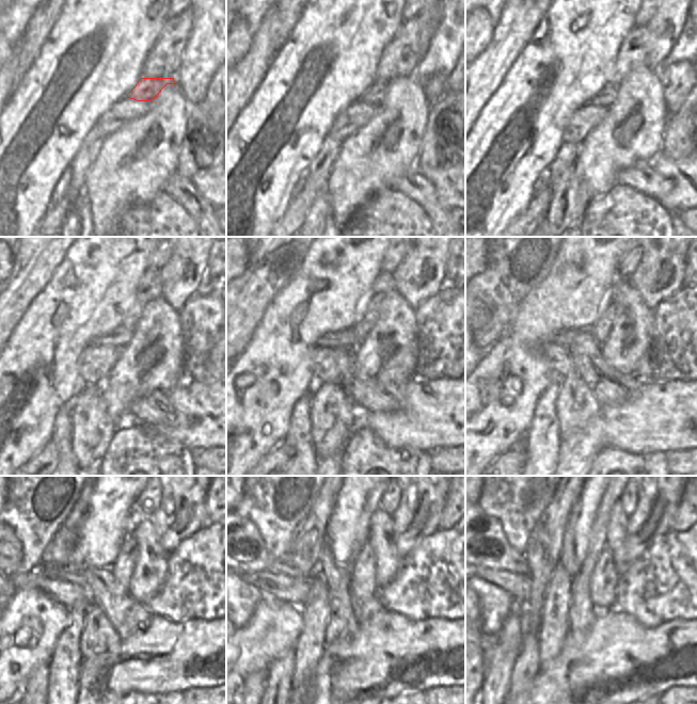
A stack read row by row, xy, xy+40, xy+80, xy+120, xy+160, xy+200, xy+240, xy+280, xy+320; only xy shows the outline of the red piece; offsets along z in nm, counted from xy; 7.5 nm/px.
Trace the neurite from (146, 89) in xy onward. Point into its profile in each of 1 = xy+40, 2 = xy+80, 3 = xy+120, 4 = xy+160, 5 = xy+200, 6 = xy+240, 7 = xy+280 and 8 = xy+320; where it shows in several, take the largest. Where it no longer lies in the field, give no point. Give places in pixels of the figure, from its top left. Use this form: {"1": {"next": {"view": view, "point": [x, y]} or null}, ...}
{"1": {"next": {"view": "xy+40", "point": [374, 95]}}, "2": {"next": {"view": "xy+80", "point": [607, 95]}}, "3": {"next": {"view": "xy+120", "point": [121, 336]}}, "4": {"next": {"view": "xy+160", "point": [346, 339]}}, "5": {"next": {"view": "xy+200", "point": [565, 338]}}, "6": {"next": {"view": "xy+240", "point": [74, 575]}}, "7": {"next": {"view": "xy+280", "point": [248, 554]}}, "8": {"next": {"view": "xy+320", "point": [487, 545]}}}

